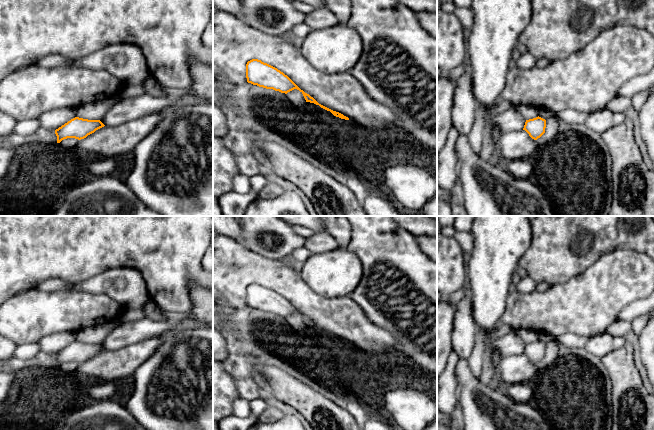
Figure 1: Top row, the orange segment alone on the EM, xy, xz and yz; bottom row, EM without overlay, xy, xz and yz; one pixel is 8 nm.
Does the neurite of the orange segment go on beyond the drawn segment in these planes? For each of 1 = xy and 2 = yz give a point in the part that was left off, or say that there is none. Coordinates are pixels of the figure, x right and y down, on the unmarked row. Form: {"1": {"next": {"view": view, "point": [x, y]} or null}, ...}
{"1": {"next": null}, "2": {"next": null}}

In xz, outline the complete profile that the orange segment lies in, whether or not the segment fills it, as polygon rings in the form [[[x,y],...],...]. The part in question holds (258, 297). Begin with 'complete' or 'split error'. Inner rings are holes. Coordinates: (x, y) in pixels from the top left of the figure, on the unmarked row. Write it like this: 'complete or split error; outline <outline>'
complete; outline [[[252,283],[247,286],[246,302],[248,307],[266,313],[273,313],[285,318],[294,313],[297,313],[303,318],[306,326],[319,329],[321,332],[330,335],[334,340],[349,344],[349,342],[343,338],[319,328],[313,321],[301,314],[287,299],[285,299],[277,292],[262,286],[261,284]]]

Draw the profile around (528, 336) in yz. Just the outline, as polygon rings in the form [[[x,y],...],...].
[[[520,328],[516,332],[525,344],[533,343],[538,341],[539,331],[533,331],[529,329]]]

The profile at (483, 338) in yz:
[[[499,324],[494,332],[483,331],[477,328],[476,341],[470,357],[468,358],[468,364],[470,366],[472,374],[476,378],[480,378],[482,372],[482,364],[486,358],[485,350],[487,347],[497,338],[509,333],[512,328],[506,324]]]

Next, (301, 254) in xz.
[[[304,246],[294,250],[293,253],[291,254],[293,258],[295,258],[297,261],[300,262],[305,262],[310,255],[311,252],[308,249],[306,249]]]

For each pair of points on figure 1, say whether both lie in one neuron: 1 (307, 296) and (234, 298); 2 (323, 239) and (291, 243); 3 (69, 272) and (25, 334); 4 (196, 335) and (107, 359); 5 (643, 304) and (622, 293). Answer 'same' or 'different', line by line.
1: same
2: different
3: different
4: different
5: different

